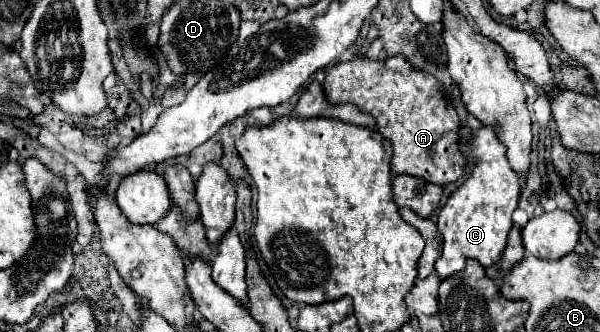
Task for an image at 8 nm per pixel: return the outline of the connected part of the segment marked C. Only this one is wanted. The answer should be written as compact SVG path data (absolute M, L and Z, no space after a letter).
M480 125L472 131L468 147L474 155L470 177L448 197L446 205L438 213L438 231L444 245L442 255L436 261L436 271L442 279L462 271L468 257L482 263L482 267L490 267L498 261L506 247L506 237L512 227L512 211L520 197L520 179L508 165L506 147L494 135L492 127Z

